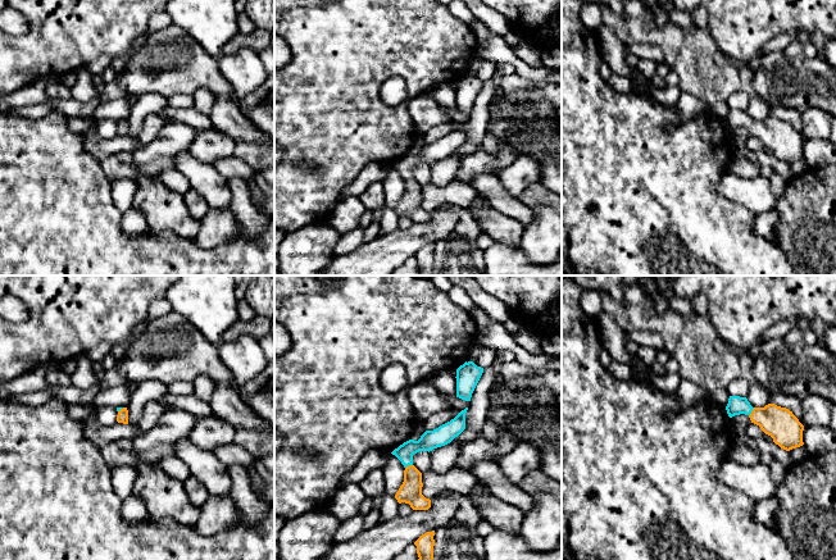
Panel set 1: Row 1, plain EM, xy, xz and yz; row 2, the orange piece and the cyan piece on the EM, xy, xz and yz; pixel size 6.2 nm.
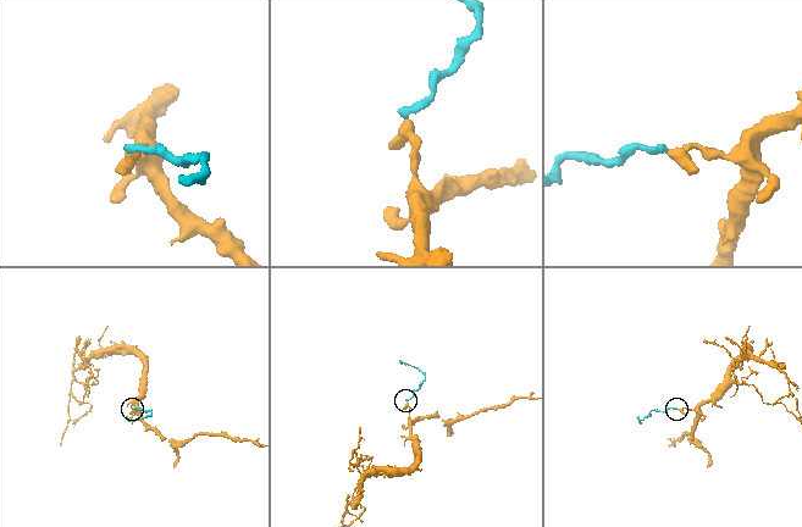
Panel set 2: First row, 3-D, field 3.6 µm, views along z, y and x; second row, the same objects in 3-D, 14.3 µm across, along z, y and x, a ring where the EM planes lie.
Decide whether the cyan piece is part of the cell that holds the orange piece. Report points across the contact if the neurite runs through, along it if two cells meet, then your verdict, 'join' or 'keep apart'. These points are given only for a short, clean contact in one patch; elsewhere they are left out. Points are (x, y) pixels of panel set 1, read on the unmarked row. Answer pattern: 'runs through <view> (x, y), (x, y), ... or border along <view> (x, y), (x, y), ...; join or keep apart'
runs through yz (780, 136), (752, 124), (741, 118), (736, 118); join

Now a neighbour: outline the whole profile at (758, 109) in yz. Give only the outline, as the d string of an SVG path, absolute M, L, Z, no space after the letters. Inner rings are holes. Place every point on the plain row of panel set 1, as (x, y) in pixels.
M759 96L751 97L746 111L753 120L764 120L771 117L771 105Z

